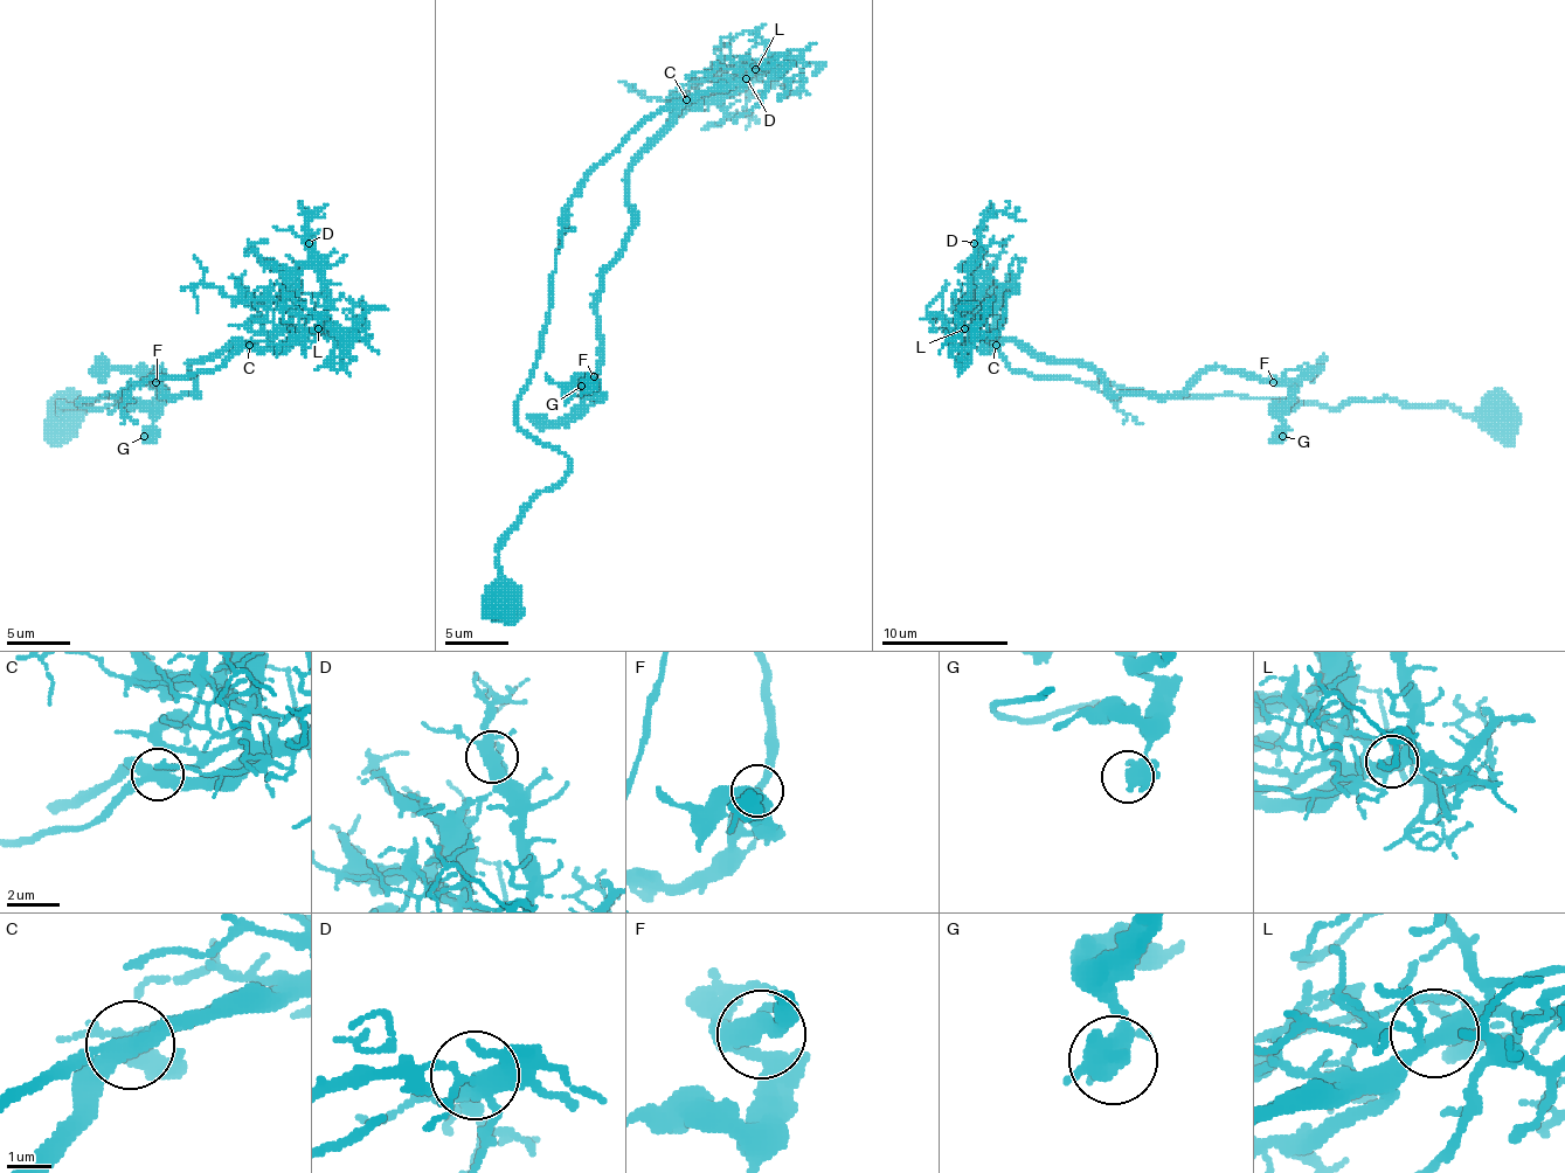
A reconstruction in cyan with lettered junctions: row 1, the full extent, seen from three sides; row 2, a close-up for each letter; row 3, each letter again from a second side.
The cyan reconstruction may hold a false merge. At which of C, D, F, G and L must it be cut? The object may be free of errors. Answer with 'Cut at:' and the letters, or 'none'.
Cut at: none

